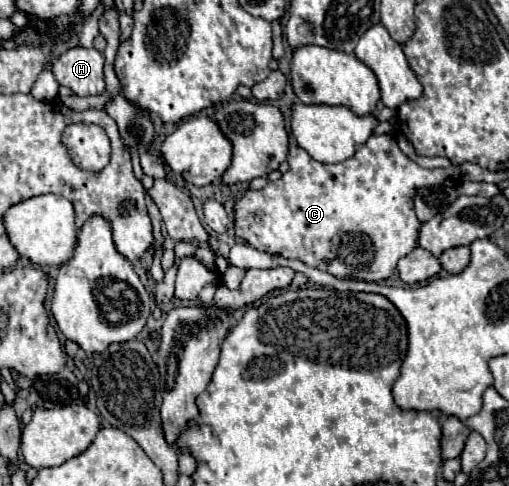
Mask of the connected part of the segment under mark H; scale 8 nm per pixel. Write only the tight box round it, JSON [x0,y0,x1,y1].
[51,47,105,95]

